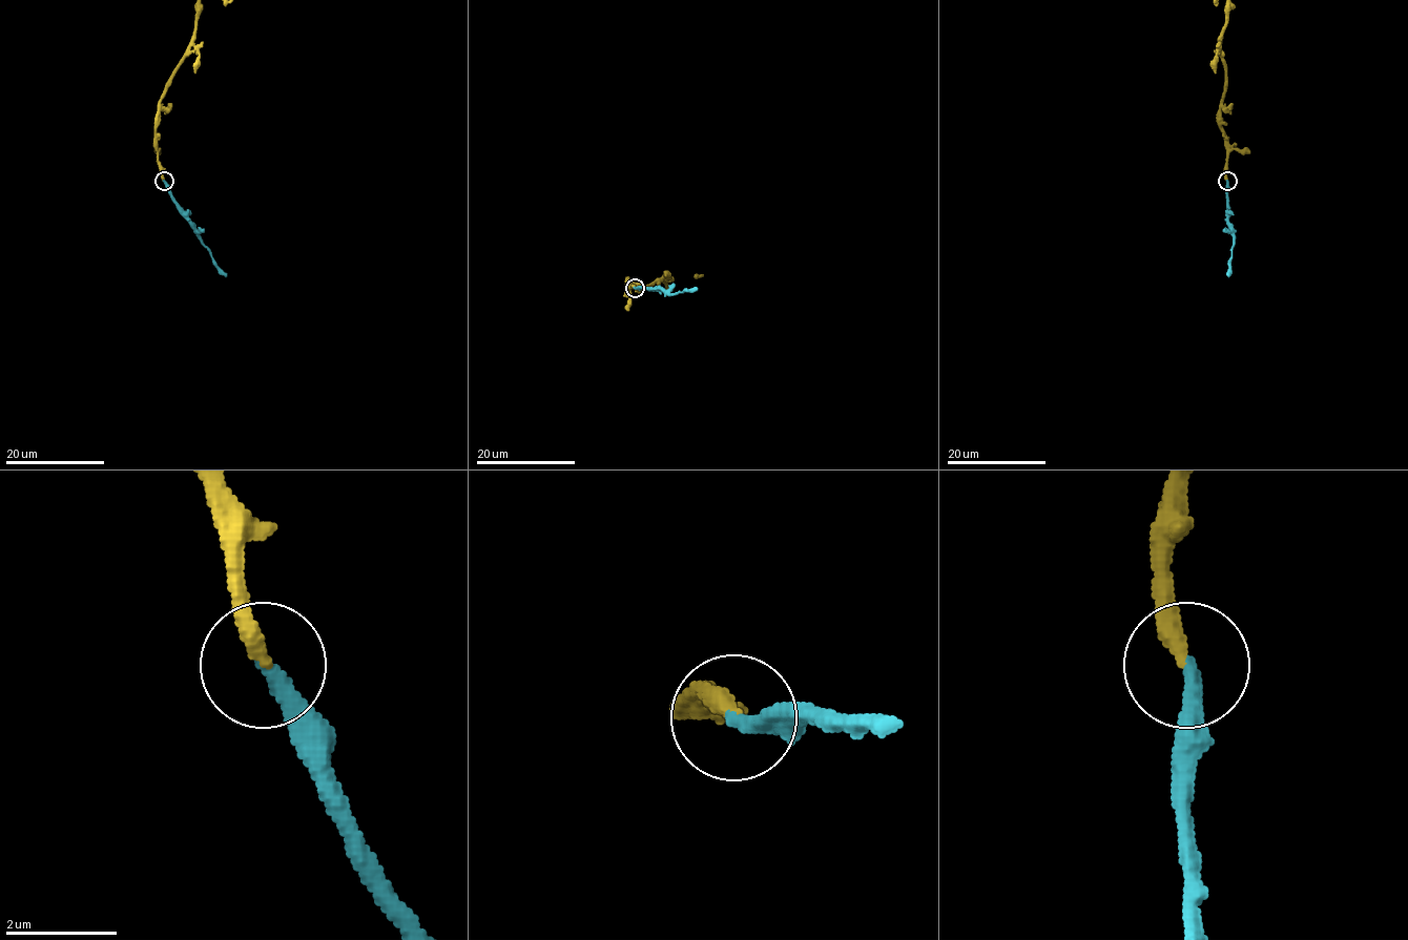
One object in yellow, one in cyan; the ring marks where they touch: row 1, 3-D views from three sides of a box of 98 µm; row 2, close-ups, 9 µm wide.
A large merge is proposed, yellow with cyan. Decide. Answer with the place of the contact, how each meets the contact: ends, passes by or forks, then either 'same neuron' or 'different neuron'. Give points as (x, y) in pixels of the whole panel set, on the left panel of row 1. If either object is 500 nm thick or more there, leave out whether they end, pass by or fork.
(164, 181) | yellow ends | cyan ends | same neuron

